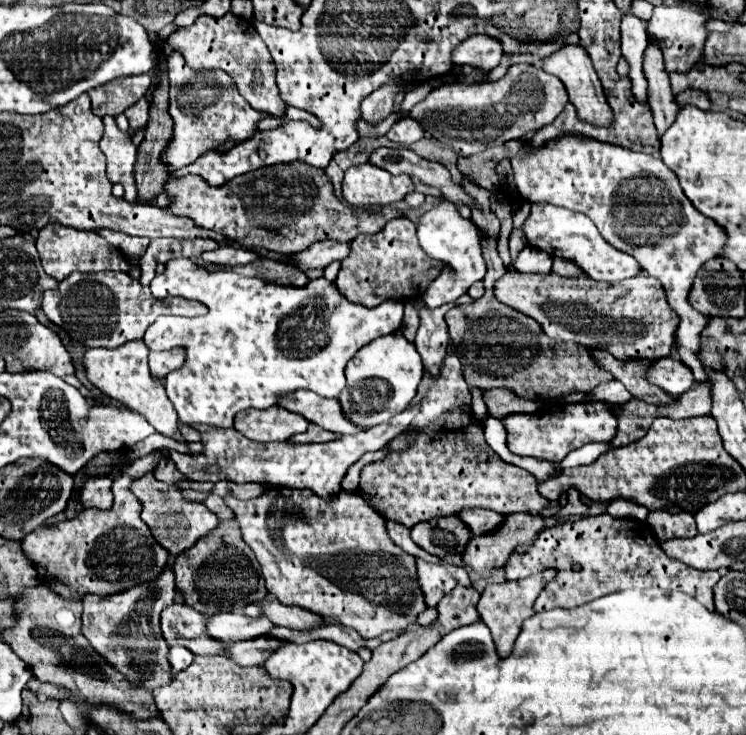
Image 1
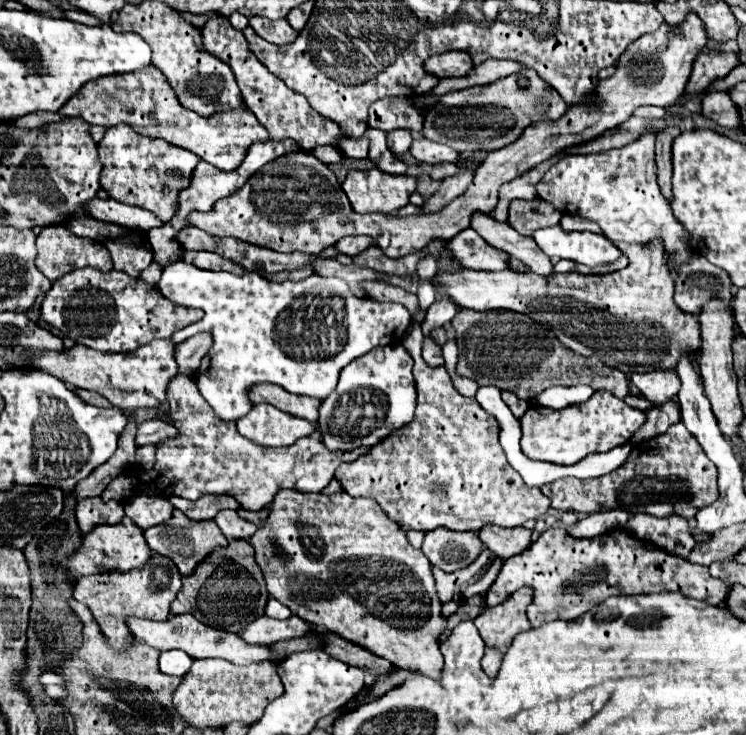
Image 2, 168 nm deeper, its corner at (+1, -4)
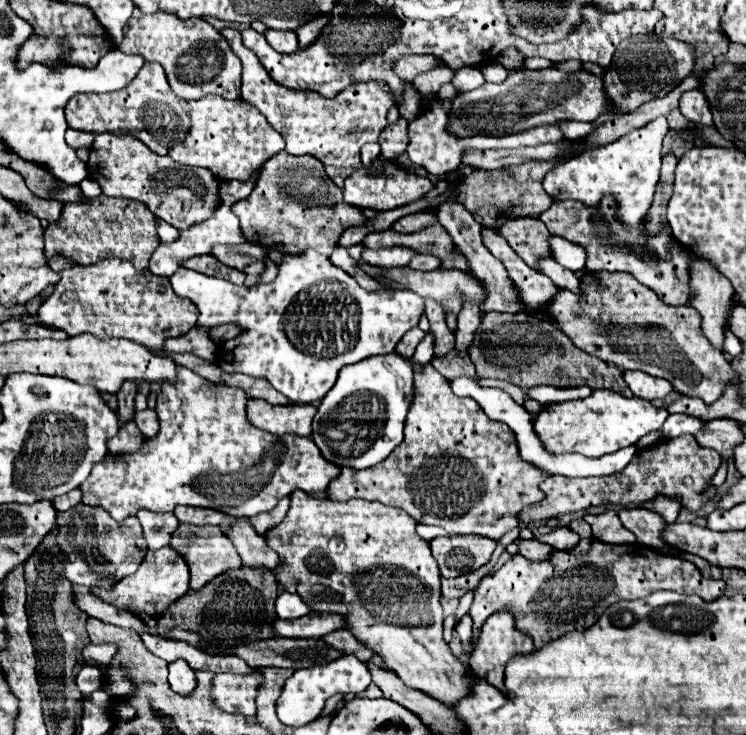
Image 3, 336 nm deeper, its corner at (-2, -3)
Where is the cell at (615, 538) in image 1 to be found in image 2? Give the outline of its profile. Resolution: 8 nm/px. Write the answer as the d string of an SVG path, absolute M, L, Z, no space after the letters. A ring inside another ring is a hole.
M622 527L598 537L572 537L564 529L544 531L534 545L504 561L496 581L486 591L486 605L494 607L502 603L522 585L534 587L534 599L528 605L528 619L532 627L540 627L554 619L578 619L582 613L612 595L676 591L686 597L706 601L712 607L720 607L728 593L728 585L722 579L712 577L708 567L674 557L652 543L636 539Z

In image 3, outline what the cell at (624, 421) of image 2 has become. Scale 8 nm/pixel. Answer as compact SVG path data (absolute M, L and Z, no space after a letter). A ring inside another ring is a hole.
M593 390L591 396L583 398L583 400L571 400L571 402L561 402L561 404L549 404L545 406L543 412L539 412L539 416L535 418L535 432L539 434L541 442L545 444L545 448L549 448L549 452L579 452L583 456L605 456L611 452L617 452L625 446L633 446L637 444L637 440L653 430L661 430L663 422L667 420L669 412L665 408L655 408L651 402L641 400L641 398L625 398L625 396L617 396L615 392L605 392L605 390Z

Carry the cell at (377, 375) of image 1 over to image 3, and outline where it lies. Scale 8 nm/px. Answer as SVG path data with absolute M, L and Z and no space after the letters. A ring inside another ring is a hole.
M427 332L425 338L419 342L415 356L411 360L403 360L397 352L385 354L385 356L373 356L369 360L349 364L341 368L337 384L329 390L325 400L321 400L317 414L313 418L313 442L321 450L321 456L325 456L327 462L337 464L339 468L349 466L353 470L365 470L379 462L383 462L401 442L403 442L403 426L405 416L409 412L409 404L413 400L413 362L427 364L433 358L433 346L435 336L433 332Z

